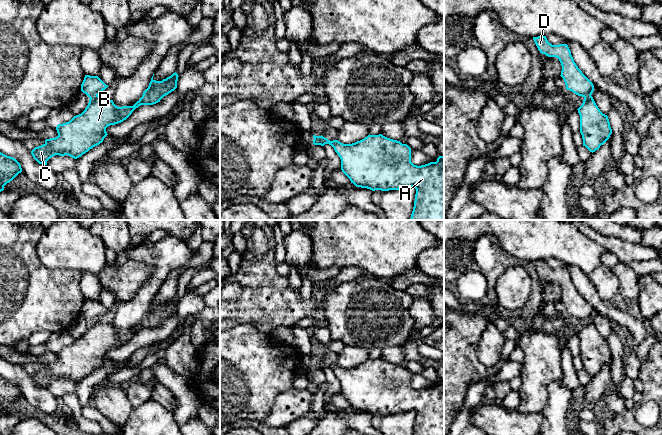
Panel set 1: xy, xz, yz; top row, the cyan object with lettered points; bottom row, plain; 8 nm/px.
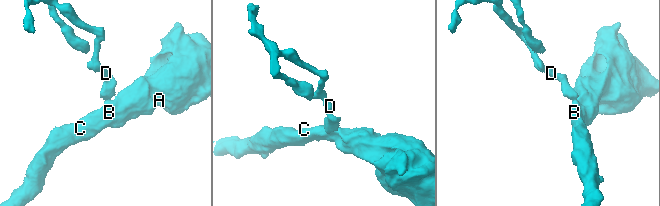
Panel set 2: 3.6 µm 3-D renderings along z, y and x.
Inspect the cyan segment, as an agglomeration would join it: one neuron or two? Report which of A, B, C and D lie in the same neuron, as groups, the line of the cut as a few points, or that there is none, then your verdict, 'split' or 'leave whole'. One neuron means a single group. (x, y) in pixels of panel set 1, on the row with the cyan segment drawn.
A B C / D; cut in xy along (97, 94), (90, 98); split

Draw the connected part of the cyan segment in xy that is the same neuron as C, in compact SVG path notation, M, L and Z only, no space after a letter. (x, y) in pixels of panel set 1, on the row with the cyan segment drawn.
M178 74L156 81L151 78L148 88L133 106L118 107L113 100L94 96L89 99L85 110L69 122L58 124L58 136L46 139L41 146L35 147L31 154L43 165L55 156L68 155L74 159L81 157L93 147L103 142L108 135L106 128L126 120L141 105L153 105L177 88Z

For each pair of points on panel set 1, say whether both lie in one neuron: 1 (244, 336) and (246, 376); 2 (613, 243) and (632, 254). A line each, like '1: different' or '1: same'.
1: same
2: same

